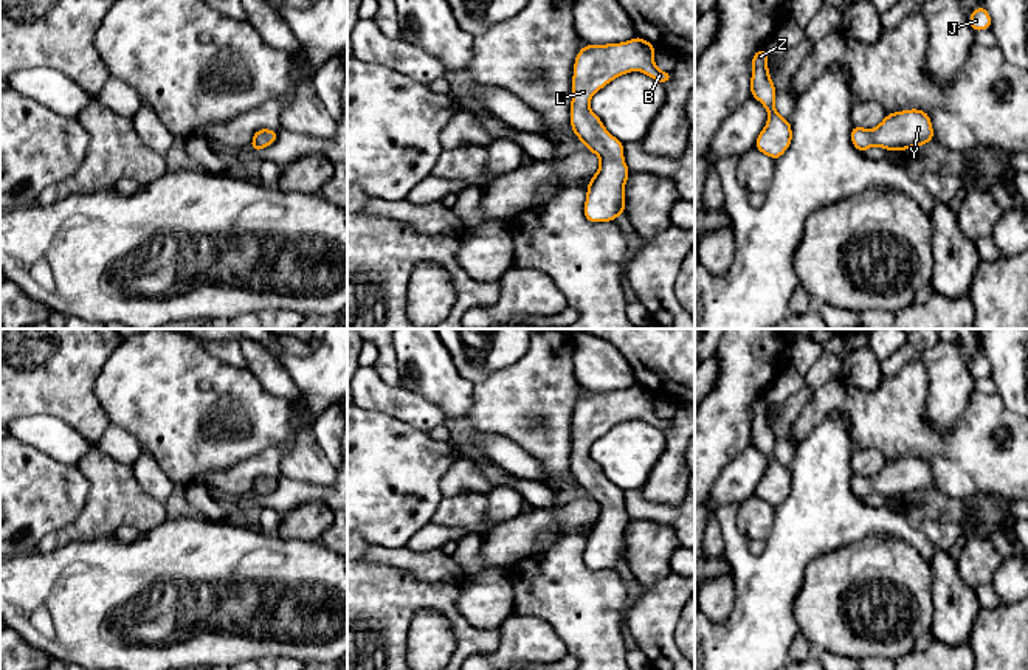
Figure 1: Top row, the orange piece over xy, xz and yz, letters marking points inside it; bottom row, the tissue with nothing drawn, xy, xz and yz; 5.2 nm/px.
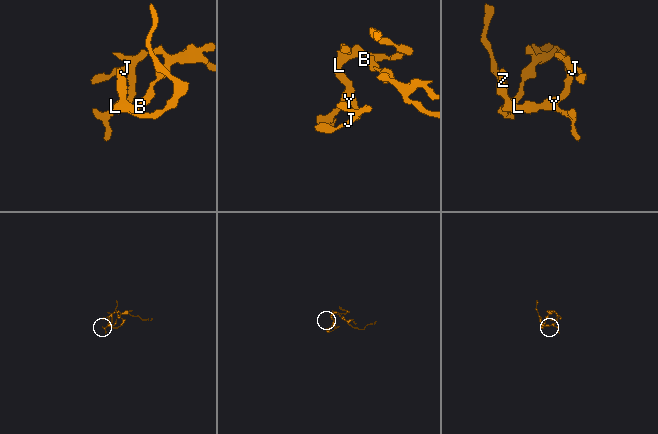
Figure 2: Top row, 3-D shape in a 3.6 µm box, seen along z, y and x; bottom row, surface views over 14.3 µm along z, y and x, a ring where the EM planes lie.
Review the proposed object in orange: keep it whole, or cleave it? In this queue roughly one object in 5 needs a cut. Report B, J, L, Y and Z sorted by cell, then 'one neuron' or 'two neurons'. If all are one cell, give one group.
groups B J L Y Z; one neuron

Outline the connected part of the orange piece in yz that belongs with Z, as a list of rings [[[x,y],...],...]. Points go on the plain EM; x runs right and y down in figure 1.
[[[760,395],[752,405],[750,442],[769,459],[768,471],[760,479],[755,496],[777,507],[792,489],[791,470],[775,459],[775,434],[768,419],[766,395]]]

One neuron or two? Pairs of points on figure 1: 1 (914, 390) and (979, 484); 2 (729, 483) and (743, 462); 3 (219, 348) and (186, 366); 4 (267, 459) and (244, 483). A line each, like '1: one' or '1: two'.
1: one
2: one
3: two
4: one

